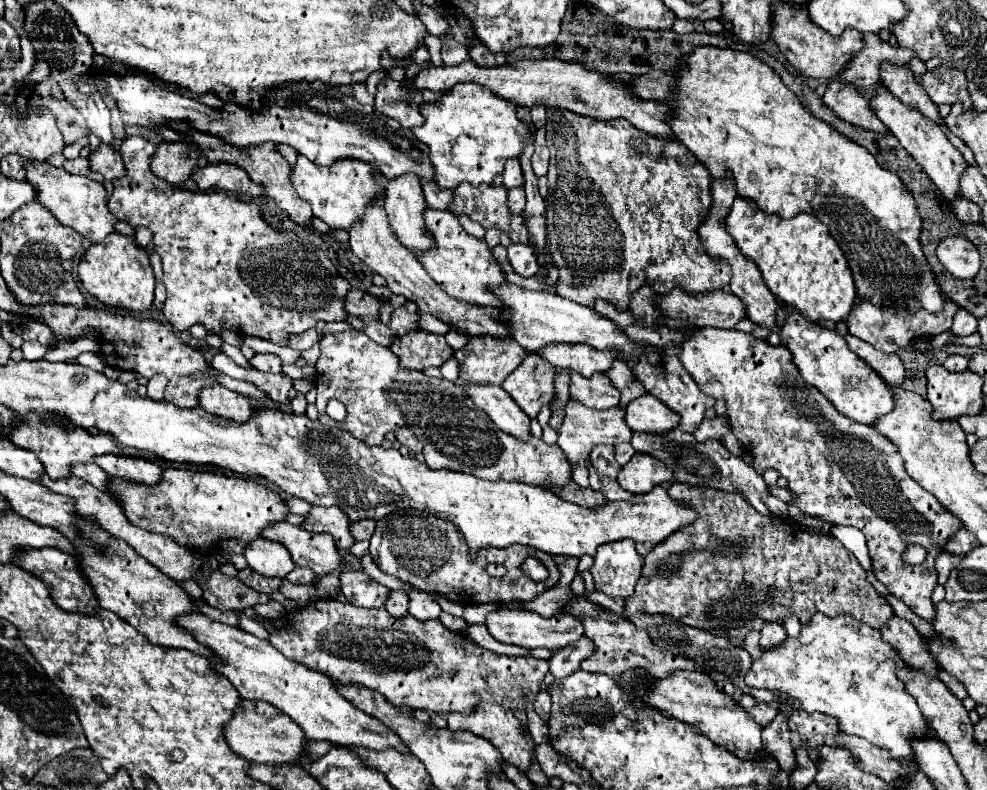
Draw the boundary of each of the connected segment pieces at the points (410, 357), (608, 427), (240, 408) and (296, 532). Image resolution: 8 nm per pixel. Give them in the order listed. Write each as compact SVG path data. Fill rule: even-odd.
M415 330L405 336L397 336L393 338L393 344L389 348L399 358L401 368L419 372L423 372L429 366L439 368L451 358L453 352L443 336L425 330Z
M569 400L567 408L565 408L565 418L563 424L559 428L559 438L557 438L557 446L561 446L561 450L567 454L571 466L573 466L573 482L579 488L587 488L589 486L589 472L587 472L587 464L585 458L589 456L589 452L593 450L595 444L619 444L619 442L629 442L629 436L633 436L633 430L625 424L625 412L621 408L607 408L607 410L595 410L595 408L587 408L581 402Z
M217 384L217 386L205 386L199 392L199 406L215 416L231 418L235 422L245 422L251 418L251 402L249 398Z
M281 522L265 528L265 532L261 532L261 538L283 544L297 566L307 566L317 576L331 570L339 570L339 572L345 570L341 562L341 554L337 552L333 544L333 536L329 534L315 534L299 526Z

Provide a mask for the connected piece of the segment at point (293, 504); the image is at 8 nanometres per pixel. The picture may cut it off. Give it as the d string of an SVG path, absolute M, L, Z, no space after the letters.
M287 498L287 500L285 500L285 506L289 508L291 514L299 514L299 516L305 516L305 512L311 510L311 504L307 504L307 502L301 500L301 498Z

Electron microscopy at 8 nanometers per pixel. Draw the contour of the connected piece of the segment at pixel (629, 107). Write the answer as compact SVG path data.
M557 58L551 60L521 60L521 66L497 66L497 68L481 68L477 64L463 62L459 66L443 66L435 68L429 66L415 78L417 90L429 88L431 92L445 92L455 84L461 82L473 82L479 86L489 88L493 94L513 100L517 104L525 106L559 106L559 108L569 108L577 114L591 116L597 120L615 120L615 118L625 118L629 120L635 128L641 128L643 132L657 136L657 138L673 138L673 132L669 130L665 122L665 114L669 108L663 102L651 102L651 100L641 100L635 96L629 96L625 90L625 82L611 82L605 80L603 74L599 72L589 72L583 68L583 64L569 64Z

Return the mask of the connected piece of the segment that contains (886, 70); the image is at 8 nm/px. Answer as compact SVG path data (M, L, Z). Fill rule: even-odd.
M883 64L881 66L881 80L883 86L889 88L889 92L901 100L903 104L917 108L923 116L937 124L945 124L945 120L939 114L939 108L925 96L925 90L917 84L913 72L909 66L893 66L893 64Z

